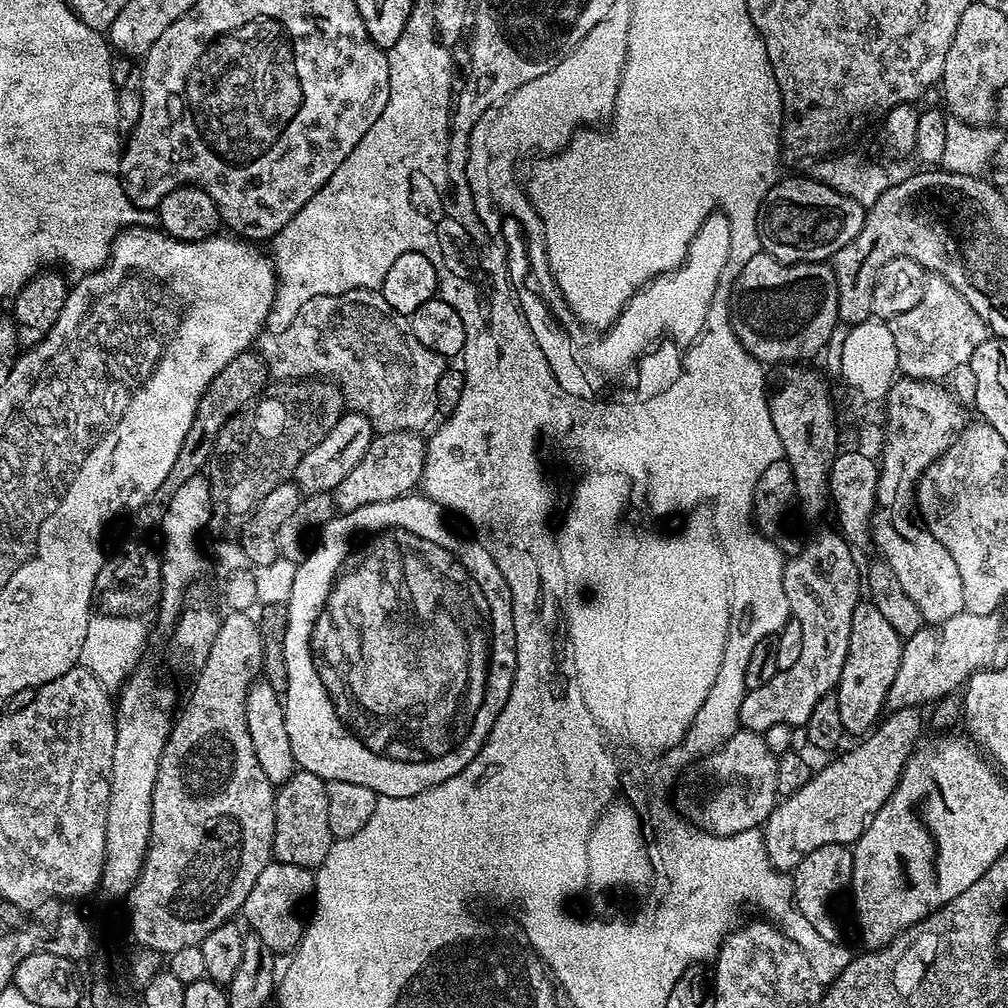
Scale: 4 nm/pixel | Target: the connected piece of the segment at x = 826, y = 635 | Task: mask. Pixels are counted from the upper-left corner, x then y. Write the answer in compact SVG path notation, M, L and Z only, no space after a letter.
M839 531L820 532L797 556L789 555L784 565L782 586L786 590L786 602L791 619L802 626L802 655L794 661L794 666L777 670L774 678L766 686L745 691L740 707L740 728L749 732L764 733L770 726L790 724L803 726L808 723L810 710L818 706L818 698L833 691L840 681L842 666L846 662L846 650L850 646L850 621L854 619L854 610L861 603L862 572L856 569L856 560L852 557L853 545L844 539Z

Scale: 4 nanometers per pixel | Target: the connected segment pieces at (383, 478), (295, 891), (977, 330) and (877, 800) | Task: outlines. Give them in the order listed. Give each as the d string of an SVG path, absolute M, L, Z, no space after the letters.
M382 432L373 435L362 462L338 482L334 493L336 507L341 513L353 512L362 506L378 502L390 502L399 496L407 496L420 483L424 469L426 440L420 432Z
M270 862L258 874L258 882L254 882L250 894L246 894L246 902L242 909L242 916L248 919L251 931L262 942L266 942L273 954L291 953L304 936L305 921L300 921L300 907L309 903L314 892L313 869L289 864Z
M935 274L928 276L922 290L922 302L918 302L914 310L898 314L890 327L897 346L899 371L905 377L929 382L943 381L943 376L958 371L963 364L965 367L974 350L990 336L988 325L972 309L970 302L966 302L950 282Z
M897 708L889 711L849 752L841 751L824 769L813 771L812 777L792 796L785 796L773 808L762 825L766 854L775 868L794 870L798 862L810 850L831 844L853 845L856 839L868 828L868 823L878 814L878 810L890 799L892 791L898 786L902 770L908 758L917 747L920 736L920 716L916 708Z

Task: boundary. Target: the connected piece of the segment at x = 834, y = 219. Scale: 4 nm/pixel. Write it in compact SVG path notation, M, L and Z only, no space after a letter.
M807 178L784 180L772 187L760 210L760 236L763 251L784 264L815 264L831 261L842 246L846 246L862 230L866 208L854 198L844 197L830 186Z

